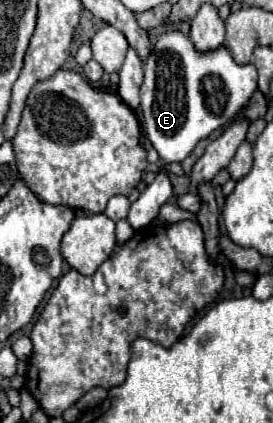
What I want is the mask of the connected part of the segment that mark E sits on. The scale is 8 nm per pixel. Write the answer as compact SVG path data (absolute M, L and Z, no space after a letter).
M179 29L157 37L143 63L143 73L143 123L149 141L161 157L161 163L181 163L201 139L233 121L257 89L257 69L251 63L235 63L229 47L225 45L203 53L195 49L191 37Z

